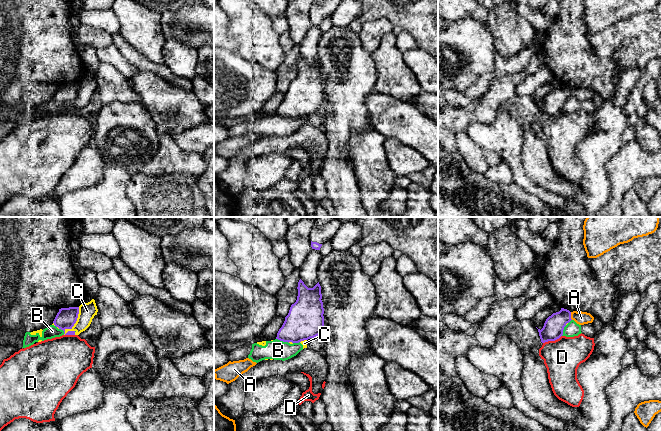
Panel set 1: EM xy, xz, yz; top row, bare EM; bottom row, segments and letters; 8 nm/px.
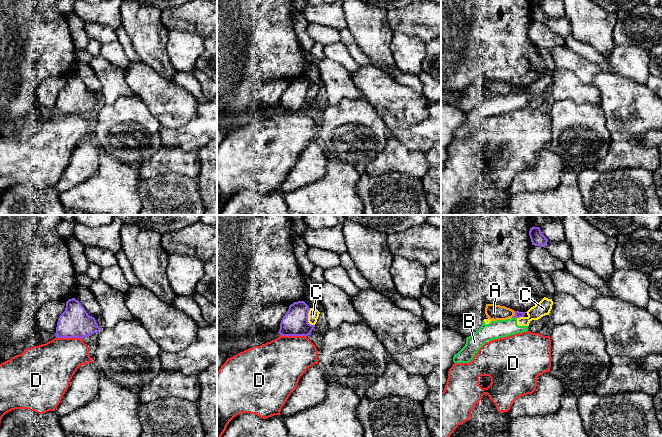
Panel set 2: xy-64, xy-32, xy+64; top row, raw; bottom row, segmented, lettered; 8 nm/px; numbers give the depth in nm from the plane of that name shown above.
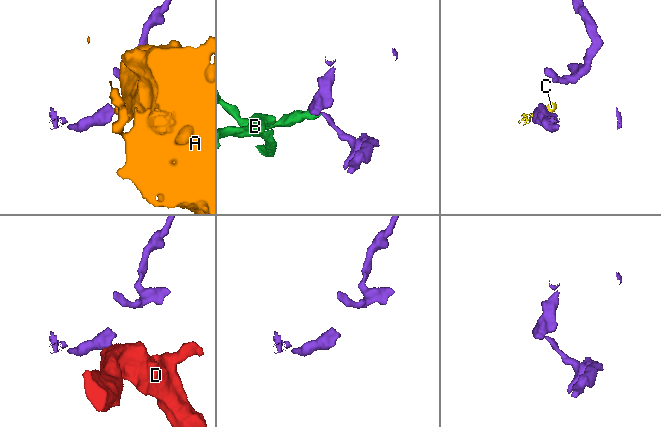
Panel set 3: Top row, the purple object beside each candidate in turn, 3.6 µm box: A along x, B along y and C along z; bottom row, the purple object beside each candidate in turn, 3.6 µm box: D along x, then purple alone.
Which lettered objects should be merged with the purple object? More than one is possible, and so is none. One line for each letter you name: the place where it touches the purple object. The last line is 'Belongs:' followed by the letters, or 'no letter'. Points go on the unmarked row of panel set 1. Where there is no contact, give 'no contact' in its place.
Belongs: no letter

